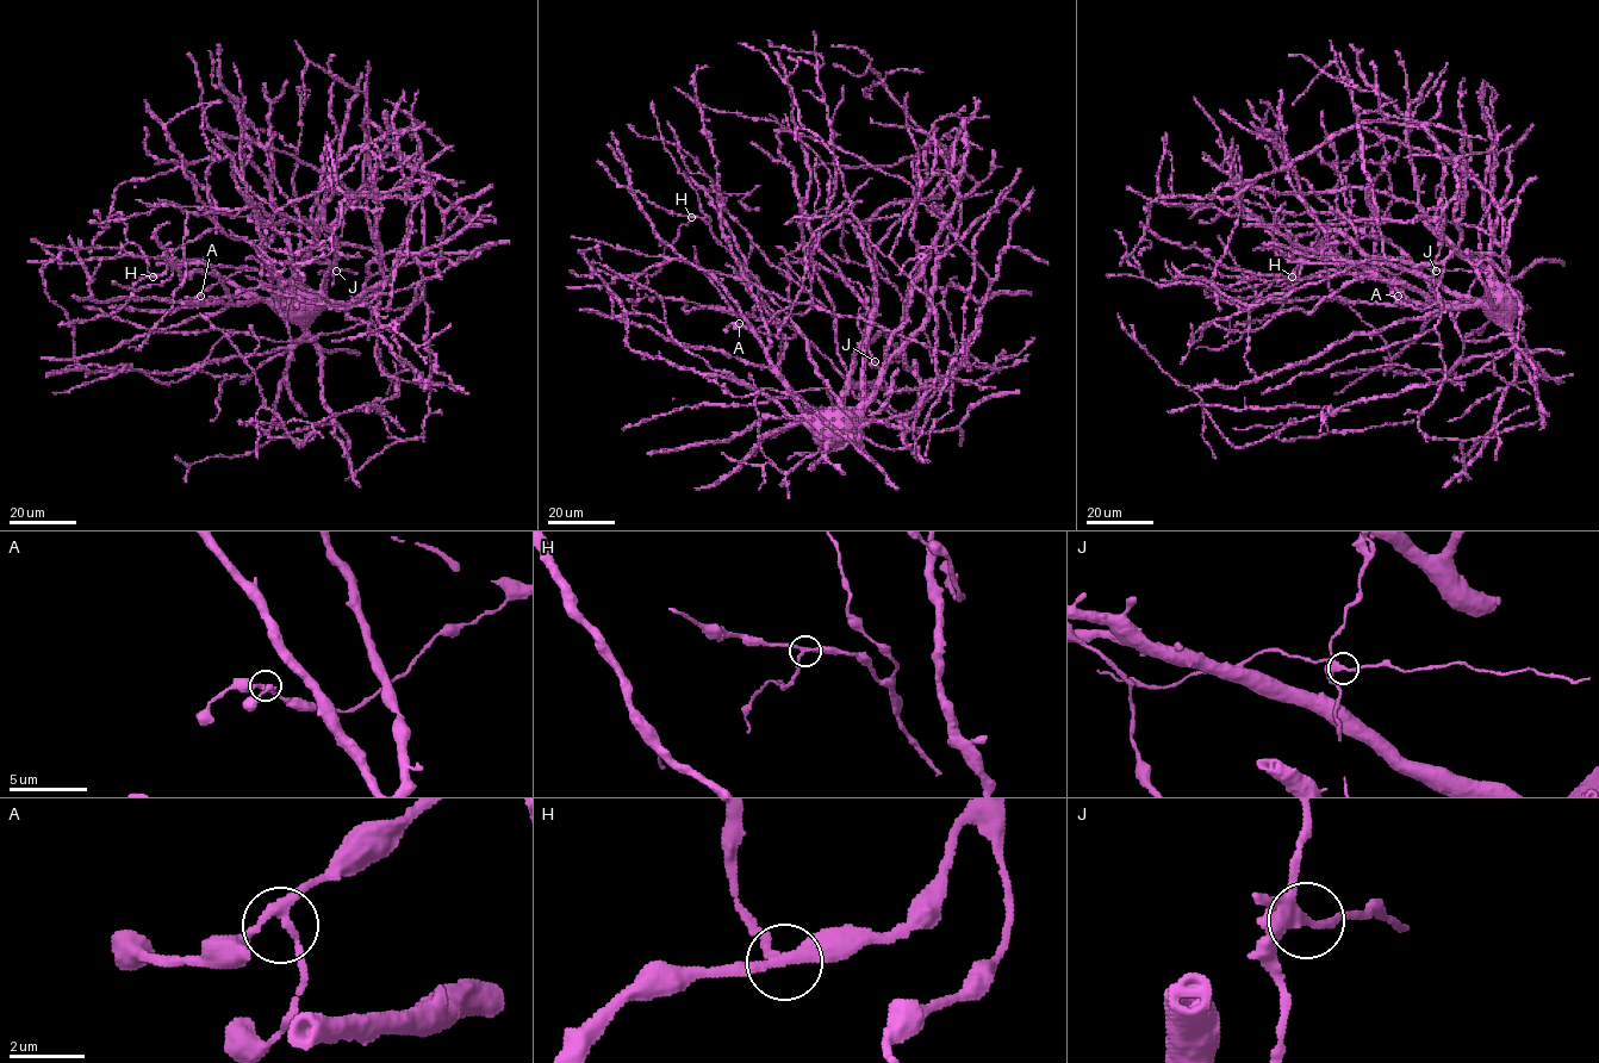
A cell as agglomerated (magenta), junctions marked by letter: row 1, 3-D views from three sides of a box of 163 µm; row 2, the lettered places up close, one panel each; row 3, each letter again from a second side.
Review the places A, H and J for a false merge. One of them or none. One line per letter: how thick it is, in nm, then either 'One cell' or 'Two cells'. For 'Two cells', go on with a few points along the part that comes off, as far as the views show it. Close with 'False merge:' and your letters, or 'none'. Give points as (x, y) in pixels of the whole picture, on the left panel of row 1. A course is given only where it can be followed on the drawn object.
A: Thickness 220 nm. One cell
H: Thickness 240 nm. Two cells. Course of the part to remove: (153, 277), (148, 259), (126, 240), (120, 212), (112, 216), (109, 228), (99, 225), (93, 211), (100, 216)
J: Thickness 240 nm. One cell
False merge: H

